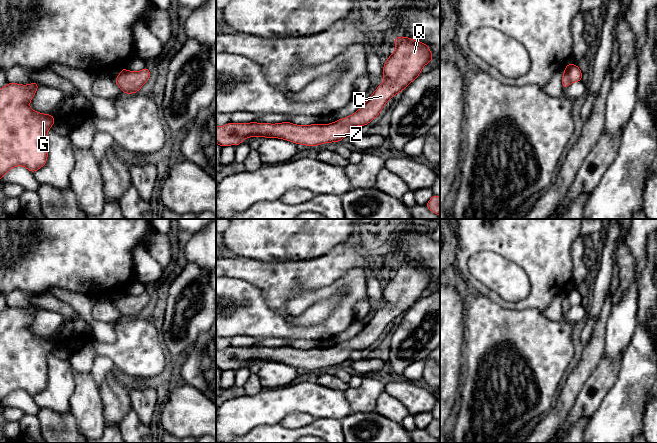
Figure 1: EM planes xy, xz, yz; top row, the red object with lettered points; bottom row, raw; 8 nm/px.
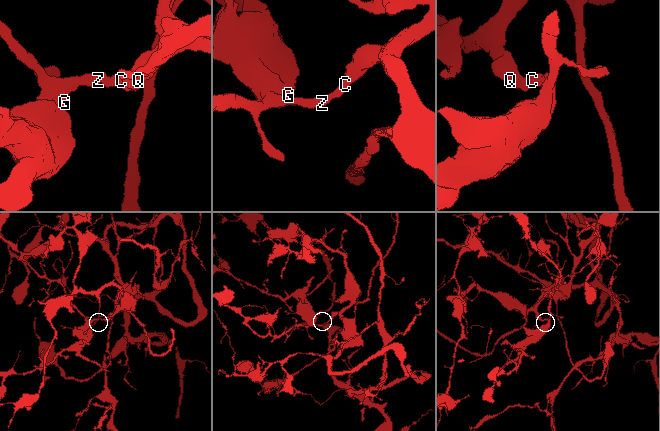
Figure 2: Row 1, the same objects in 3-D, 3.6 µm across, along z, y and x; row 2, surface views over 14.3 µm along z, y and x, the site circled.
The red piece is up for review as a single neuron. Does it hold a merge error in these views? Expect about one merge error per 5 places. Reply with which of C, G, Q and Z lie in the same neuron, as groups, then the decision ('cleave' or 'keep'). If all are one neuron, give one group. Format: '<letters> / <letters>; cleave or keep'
C G Q Z; keep

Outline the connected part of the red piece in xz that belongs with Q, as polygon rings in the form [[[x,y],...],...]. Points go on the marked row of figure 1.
[[[402,36],[395,37],[394,41],[395,51],[383,66],[383,83],[353,115],[331,124],[229,122],[221,127],[216,126],[216,143],[222,147],[237,146],[247,137],[279,138],[310,147],[340,142],[351,133],[352,127],[367,125],[377,117],[387,101],[403,91],[420,75],[422,68],[433,60],[429,47],[423,42]]]

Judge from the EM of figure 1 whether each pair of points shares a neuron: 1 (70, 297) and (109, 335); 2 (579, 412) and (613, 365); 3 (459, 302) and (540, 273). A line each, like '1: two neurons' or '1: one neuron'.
1: one neuron
2: one neuron
3: two neurons

